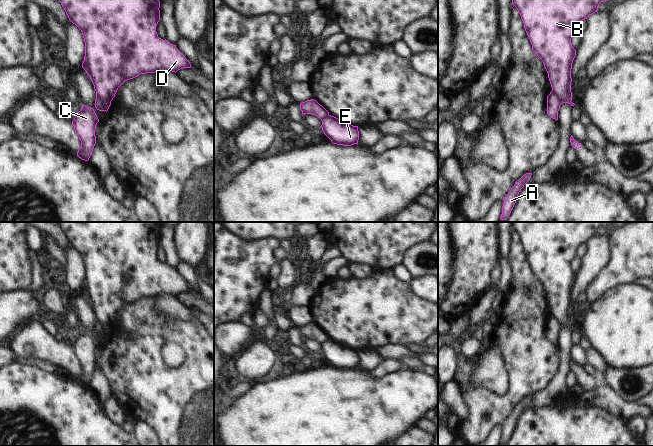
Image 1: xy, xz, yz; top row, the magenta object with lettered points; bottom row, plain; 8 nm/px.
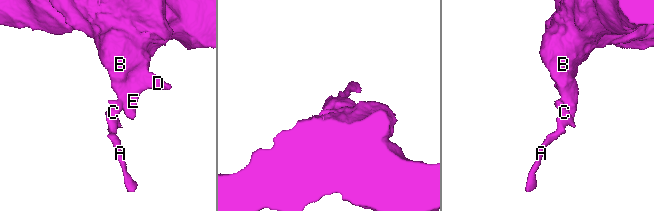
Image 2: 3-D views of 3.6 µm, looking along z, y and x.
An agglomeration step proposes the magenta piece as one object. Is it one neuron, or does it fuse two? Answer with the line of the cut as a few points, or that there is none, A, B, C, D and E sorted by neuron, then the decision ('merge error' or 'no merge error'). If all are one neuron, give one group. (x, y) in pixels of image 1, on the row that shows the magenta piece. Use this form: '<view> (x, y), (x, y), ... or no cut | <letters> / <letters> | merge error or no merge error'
xy (96, 96), (101, 100), (105, 110) | A C / B D E | merge error

